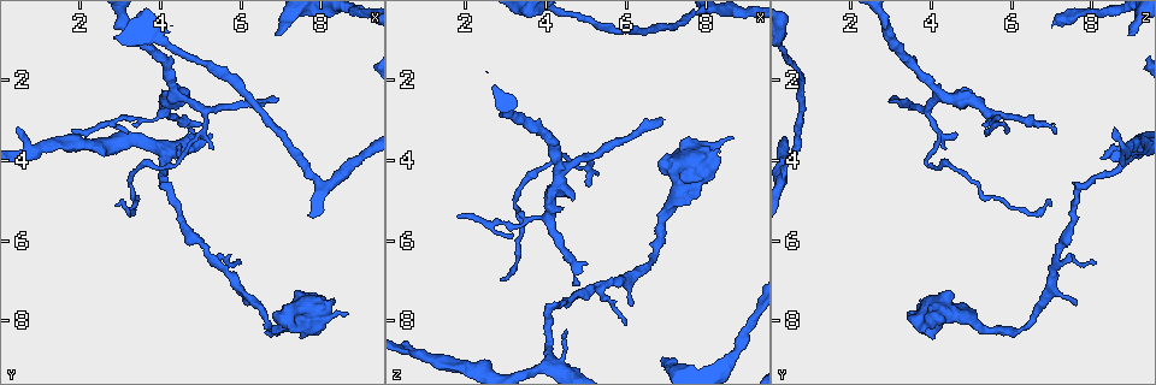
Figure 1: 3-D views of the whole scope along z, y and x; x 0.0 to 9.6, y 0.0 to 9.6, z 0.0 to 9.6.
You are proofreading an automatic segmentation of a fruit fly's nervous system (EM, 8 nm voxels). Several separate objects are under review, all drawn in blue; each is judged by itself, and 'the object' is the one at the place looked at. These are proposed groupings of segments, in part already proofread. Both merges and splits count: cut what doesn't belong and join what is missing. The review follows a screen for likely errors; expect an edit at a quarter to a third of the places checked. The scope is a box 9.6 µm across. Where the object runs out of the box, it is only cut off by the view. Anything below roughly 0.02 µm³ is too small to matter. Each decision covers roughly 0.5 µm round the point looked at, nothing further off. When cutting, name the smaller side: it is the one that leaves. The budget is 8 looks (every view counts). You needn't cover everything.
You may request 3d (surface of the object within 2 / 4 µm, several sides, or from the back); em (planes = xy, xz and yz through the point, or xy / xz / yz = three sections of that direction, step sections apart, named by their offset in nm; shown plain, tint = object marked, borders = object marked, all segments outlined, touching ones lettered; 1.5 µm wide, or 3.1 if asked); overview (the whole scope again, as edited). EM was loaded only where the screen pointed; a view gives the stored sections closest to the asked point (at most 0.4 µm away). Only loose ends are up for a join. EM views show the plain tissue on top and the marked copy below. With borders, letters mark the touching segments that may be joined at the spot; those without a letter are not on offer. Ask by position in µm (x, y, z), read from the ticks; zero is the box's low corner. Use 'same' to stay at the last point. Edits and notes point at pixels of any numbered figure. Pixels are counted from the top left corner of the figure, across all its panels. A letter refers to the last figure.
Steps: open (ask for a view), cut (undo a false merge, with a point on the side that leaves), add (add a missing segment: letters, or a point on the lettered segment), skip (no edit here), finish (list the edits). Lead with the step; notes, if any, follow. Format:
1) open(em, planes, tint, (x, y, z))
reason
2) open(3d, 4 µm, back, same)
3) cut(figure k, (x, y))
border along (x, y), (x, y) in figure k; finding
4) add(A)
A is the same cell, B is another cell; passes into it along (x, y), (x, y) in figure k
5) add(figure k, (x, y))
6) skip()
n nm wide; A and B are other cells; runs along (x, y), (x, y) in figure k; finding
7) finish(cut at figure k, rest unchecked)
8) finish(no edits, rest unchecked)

open(em, planes, borders, (8.70, 7.85, 3.50))
an open end

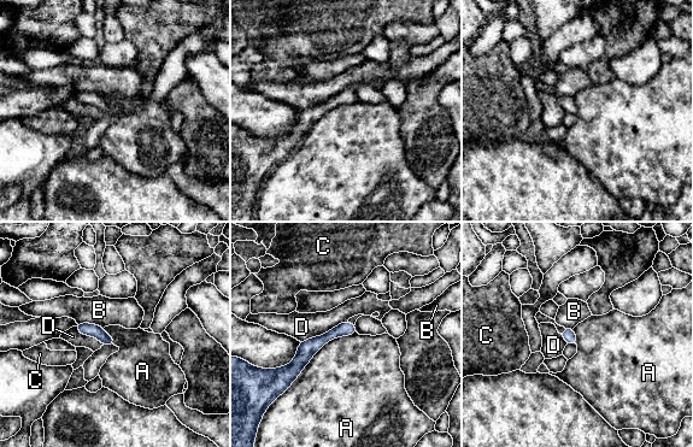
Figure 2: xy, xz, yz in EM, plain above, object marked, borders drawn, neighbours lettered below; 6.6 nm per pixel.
skip()
A, B, C and D are other cells; runs along (352, 327), (321, 340), (298, 370) in figure 2; no lettered segment goes on from it

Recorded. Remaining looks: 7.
open(em, xy, step 8, borders, (6.75, 8.15, 6.35))
narrows sharply

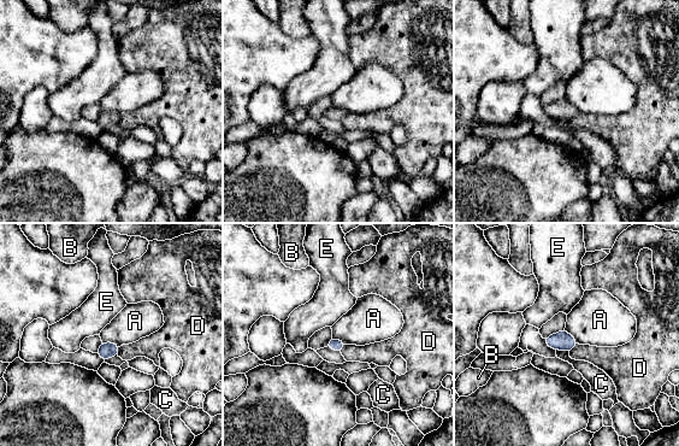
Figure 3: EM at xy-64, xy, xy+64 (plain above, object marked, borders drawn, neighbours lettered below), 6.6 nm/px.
open(em, planes, borders, same)
another direction

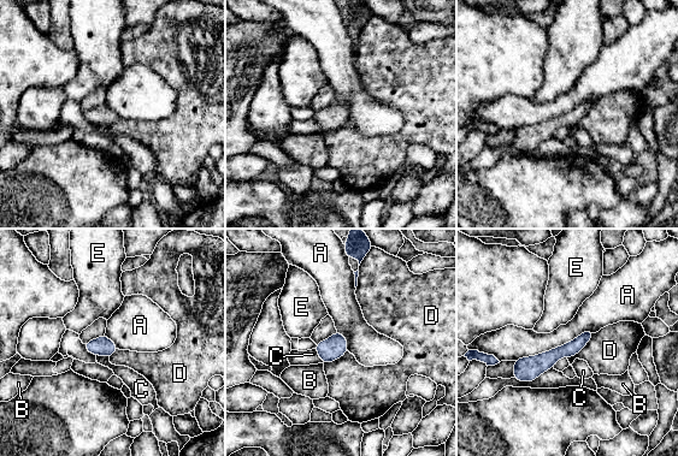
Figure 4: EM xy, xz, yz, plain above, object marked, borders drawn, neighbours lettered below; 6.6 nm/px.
skip()
100 nm wide; A, B, C, D and E are other cells; runs along (590, 332), (571, 349), (516, 373) in figure 4; one neuron here

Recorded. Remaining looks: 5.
open(em, planes, borders, (4.80, 3.30, 7.05))
branch stops here

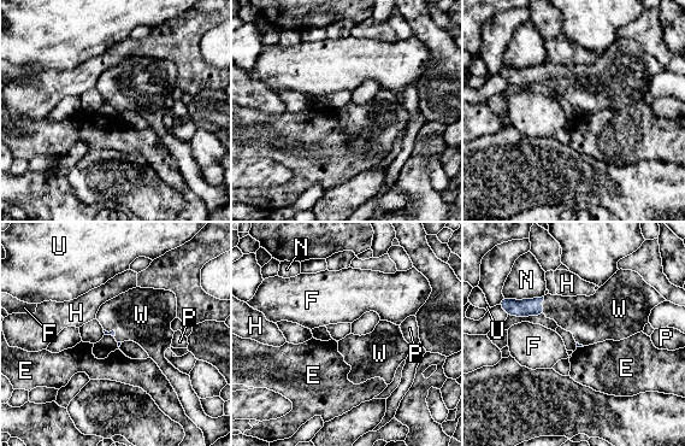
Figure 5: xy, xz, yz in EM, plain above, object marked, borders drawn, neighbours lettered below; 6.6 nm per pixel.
add(W)
W is the same cell, E, F, H, N, P and U are other cells; passes into it along (525, 307), (539, 306), (573, 314) in figure 5; it goes on there

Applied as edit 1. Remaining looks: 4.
open(overview)
redraw

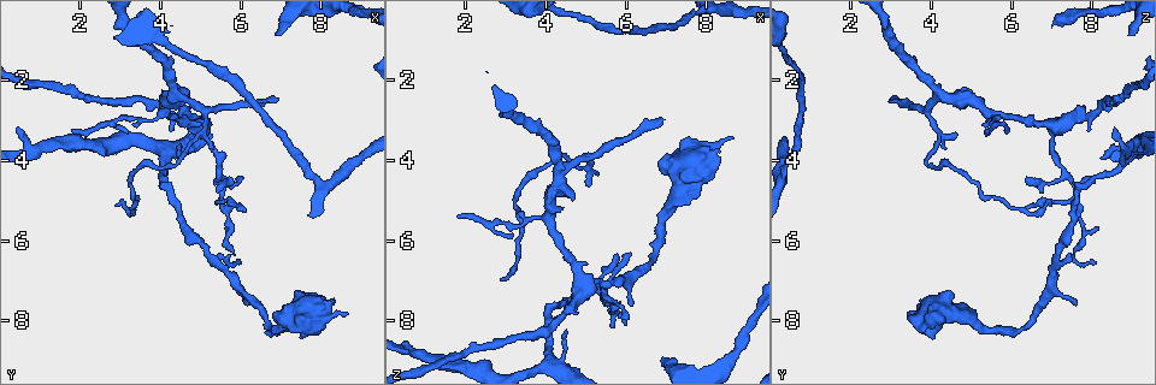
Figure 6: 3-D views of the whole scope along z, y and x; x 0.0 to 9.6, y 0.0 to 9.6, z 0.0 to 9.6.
open(3d, 4 µm, (6.90, 0.90, 8.90))
branch stops here

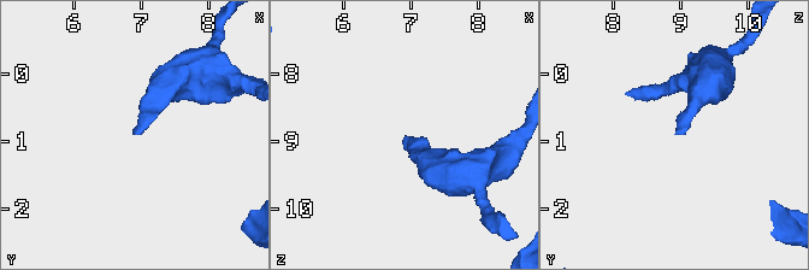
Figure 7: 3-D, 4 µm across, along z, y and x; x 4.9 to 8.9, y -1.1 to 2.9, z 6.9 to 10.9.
open(em, planes, borders, (6.95, 0.90, 8.90))

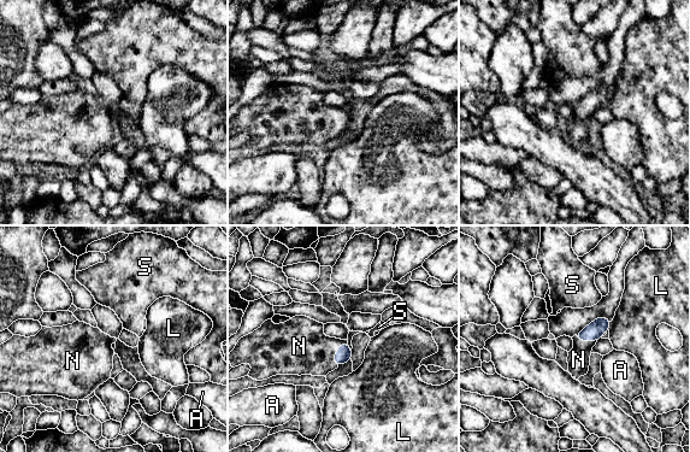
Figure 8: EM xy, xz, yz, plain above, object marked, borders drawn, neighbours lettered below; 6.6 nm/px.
add(N)
N touches over 190 nm; N is the same cell, A, L and S are other cells; passes into it along (343, 354), (336, 352), (300, 347) in figure 8; it goes on there

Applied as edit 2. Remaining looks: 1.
finish(add at figure 5, add at figure 8, rest unchecked)

